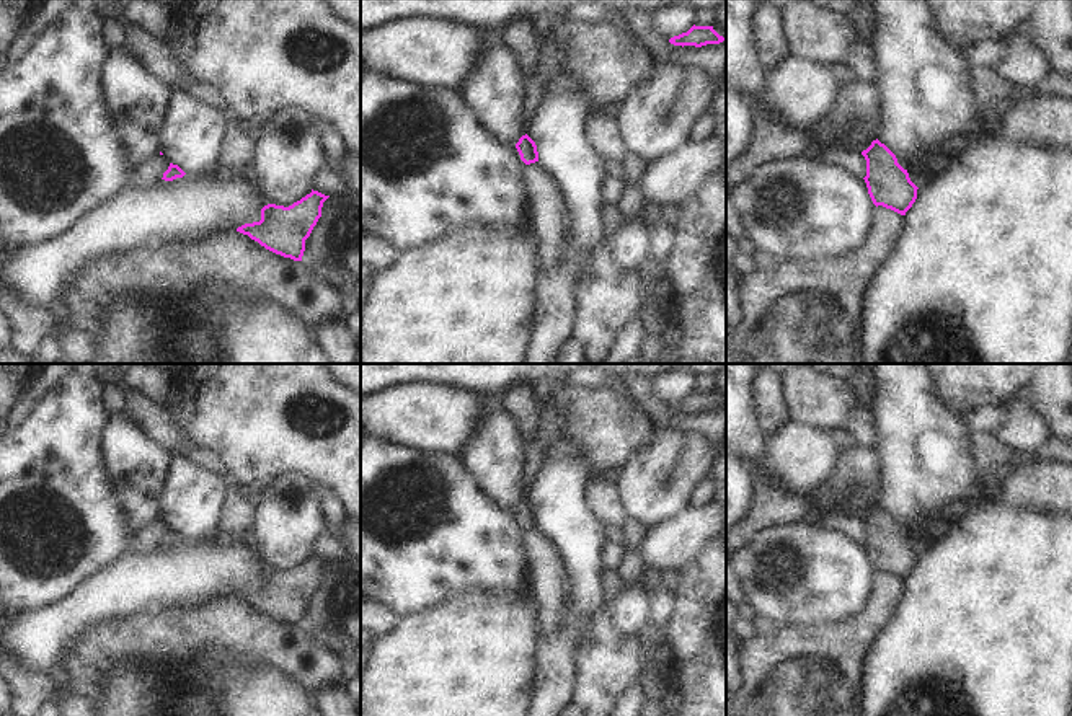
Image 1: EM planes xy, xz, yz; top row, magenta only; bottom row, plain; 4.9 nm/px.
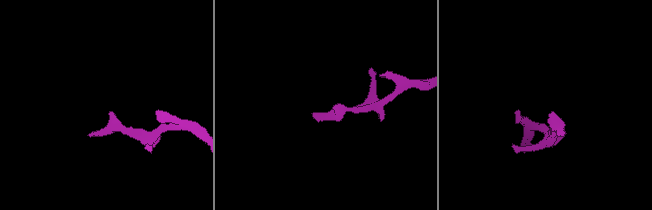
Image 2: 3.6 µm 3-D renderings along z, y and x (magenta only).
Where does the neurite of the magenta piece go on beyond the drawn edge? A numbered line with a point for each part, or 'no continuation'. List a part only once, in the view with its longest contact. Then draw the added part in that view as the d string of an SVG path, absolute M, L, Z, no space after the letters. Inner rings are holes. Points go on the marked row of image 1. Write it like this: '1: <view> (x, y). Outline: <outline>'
no continuation.

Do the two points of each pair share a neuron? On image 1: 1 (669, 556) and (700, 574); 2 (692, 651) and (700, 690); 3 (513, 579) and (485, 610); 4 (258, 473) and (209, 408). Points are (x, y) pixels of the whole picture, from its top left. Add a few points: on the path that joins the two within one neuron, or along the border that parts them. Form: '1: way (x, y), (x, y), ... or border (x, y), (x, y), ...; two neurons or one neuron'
1: border (708, 542), (679, 571); two neurons
2: way (700, 661), (700, 680); one neuron
3: border (526, 591), (462, 592); two neurons
4: way (256, 457), (225, 424); one neuron

